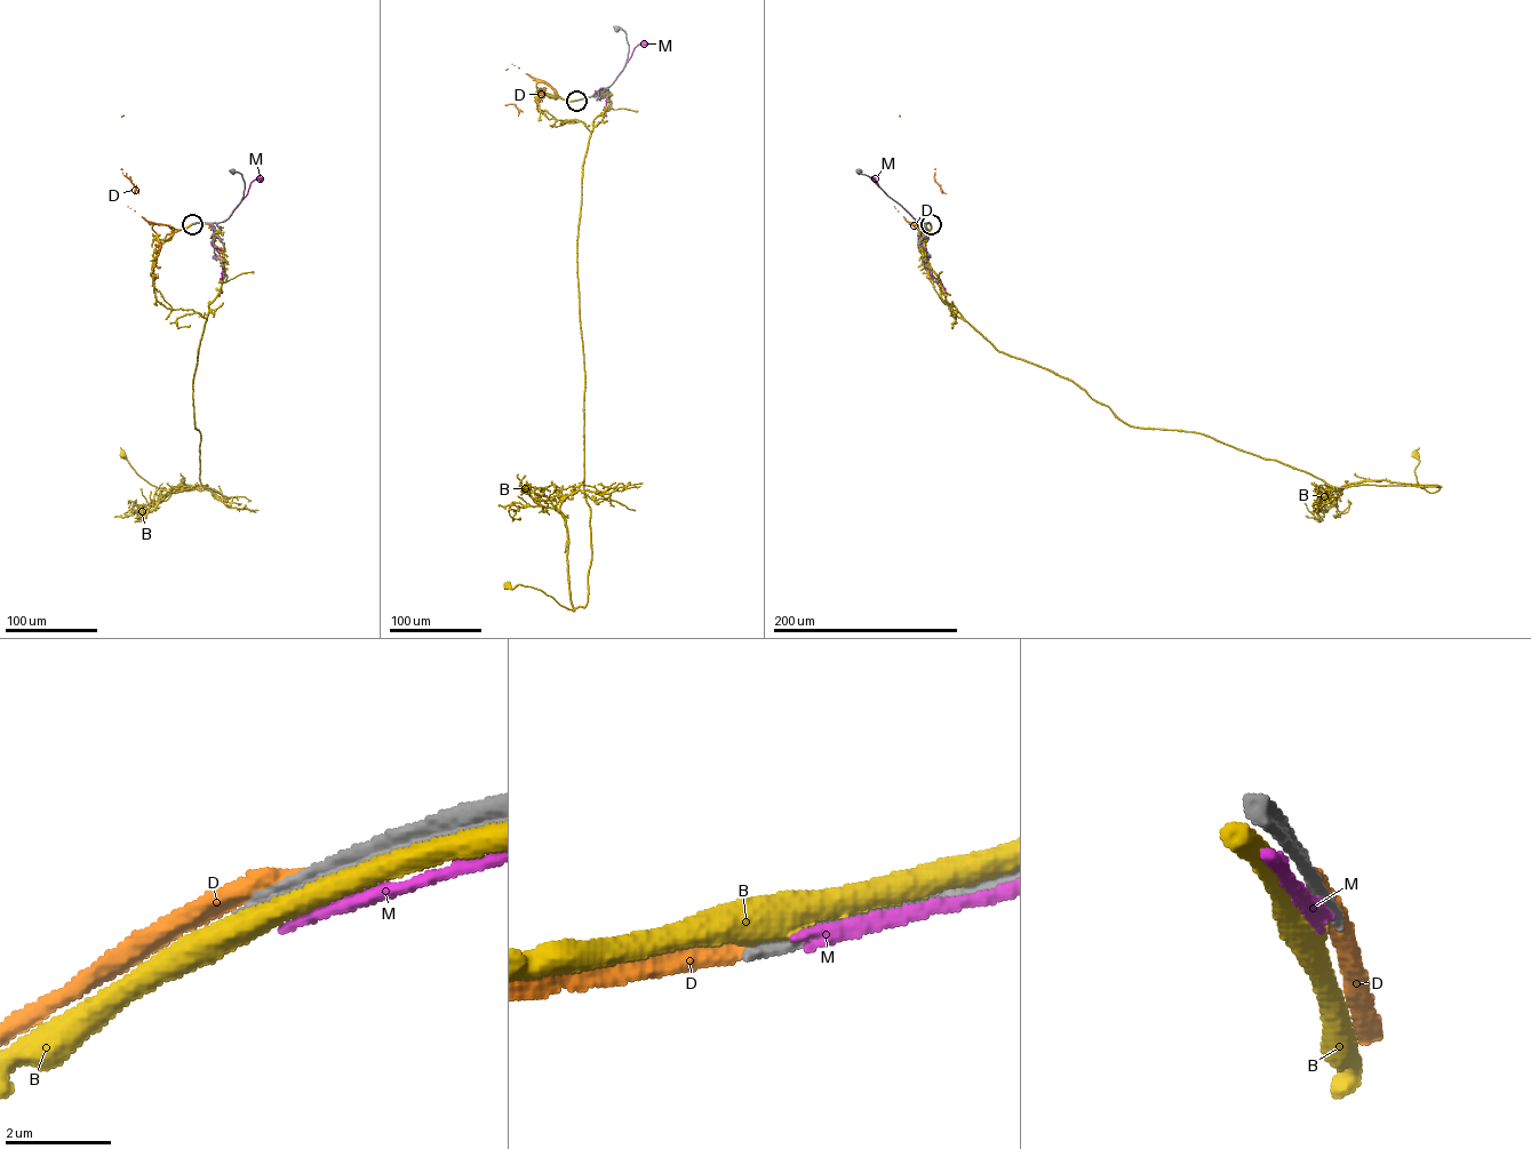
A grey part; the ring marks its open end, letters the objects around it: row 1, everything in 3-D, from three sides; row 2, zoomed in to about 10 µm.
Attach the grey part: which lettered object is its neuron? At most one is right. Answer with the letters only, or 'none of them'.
none of them

